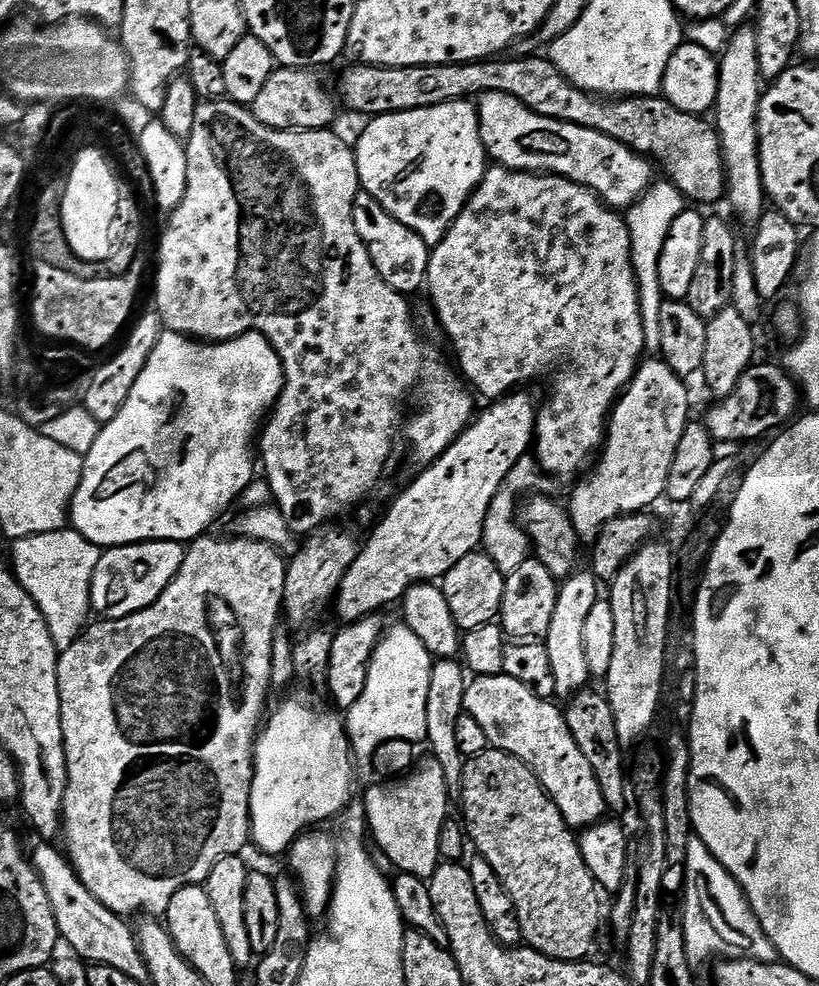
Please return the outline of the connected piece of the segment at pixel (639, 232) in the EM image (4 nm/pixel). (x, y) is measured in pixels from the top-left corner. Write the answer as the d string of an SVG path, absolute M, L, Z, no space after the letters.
M670 182L653 183L648 191L627 209L626 219L630 230L630 246L632 247L632 265L636 271L636 285L640 291L640 309L642 310L642 326L647 351L659 353L660 321L665 295L658 282L658 258L662 258L662 246L666 246L666 234L670 234L670 226L674 226L674 218L686 210L686 198Z

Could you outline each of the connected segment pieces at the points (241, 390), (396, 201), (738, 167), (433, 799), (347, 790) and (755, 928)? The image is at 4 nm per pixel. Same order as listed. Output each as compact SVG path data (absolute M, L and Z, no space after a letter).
M161 331L126 406L101 427L93 448L84 456L82 482L70 509L71 527L101 550L153 540L199 540L220 512L251 486L254 437L283 389L282 362L262 334L247 332L233 340L201 342L180 332Z
M455 100L429 108L374 116L365 124L368 125L360 141L354 144L358 178L363 191L369 192L391 216L402 222L402 226L414 230L414 234L421 236L429 246L442 242L460 211L468 205L476 187L484 181L484 173L490 164L482 142L476 104Z
M755 27L740 28L737 32L735 29L718 63L720 81L714 109L714 127L720 133L720 148L724 151L726 204L740 215L741 222L748 230L752 230L766 210L766 193L760 169L760 135L756 129L762 81L758 66L758 38Z
M431 754L425 755L424 760L421 759L419 763L415 765L413 771L399 777L393 778L391 780L385 780L383 782L376 782L376 785L369 790L368 793L362 797L362 803L364 806L364 814L366 817L366 828L370 833L371 839L374 841L376 839L376 844L378 847L384 851L384 856L393 864L394 867L400 868L399 870L405 876L419 876L421 880L431 880L434 873L436 873L436 865L441 863L440 851L438 850L438 834L442 834L442 826L444 825L445 820L449 819L450 812L448 812L448 797L450 797L450 791L447 786L446 778L443 776L442 766L439 765L439 762L436 761L435 757Z
M284 700L276 709L271 709L266 723L261 727L256 738L256 750L252 757L252 789L250 790L250 810L248 811L248 822L250 825L250 840L253 845L257 844L268 856L283 857L291 848L292 843L299 838L300 833L307 832L313 826L320 826L323 820L335 821L343 813L349 804L353 803L352 796L352 764L354 757L352 754L352 743L348 740L348 729L346 720L339 711L319 712L312 705L304 700Z
M692 838L689 842L683 896L685 950L693 965L704 964L711 956L730 960L757 960L762 964L777 963L776 947L770 938L766 938L754 910L744 897L744 891L726 870L726 866L722 866L722 862L718 862L698 838Z

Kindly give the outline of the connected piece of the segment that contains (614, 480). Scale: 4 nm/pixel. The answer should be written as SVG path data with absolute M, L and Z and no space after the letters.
M663 358L648 359L645 359L632 375L632 380L621 392L608 417L602 451L595 461L596 469L588 477L585 475L575 481L577 484L572 492L570 515L576 528L576 535L581 541L595 541L596 535L610 521L620 519L622 514L635 514L651 509L651 504L666 493L666 482L670 478L670 465L674 462L674 452L678 450L682 430L686 430L690 422L688 388L684 385L687 383L681 376L674 374L674 370L670 370L670 366Z

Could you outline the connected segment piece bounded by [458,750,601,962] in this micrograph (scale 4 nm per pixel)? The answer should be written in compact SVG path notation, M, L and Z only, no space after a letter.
M483 752L465 759L458 797L464 807L462 827L467 839L471 847L473 844L480 851L477 853L494 866L502 886L506 886L522 926L523 943L552 960L583 961L600 928L601 893L582 858L577 833L568 827L532 770L505 752Z

